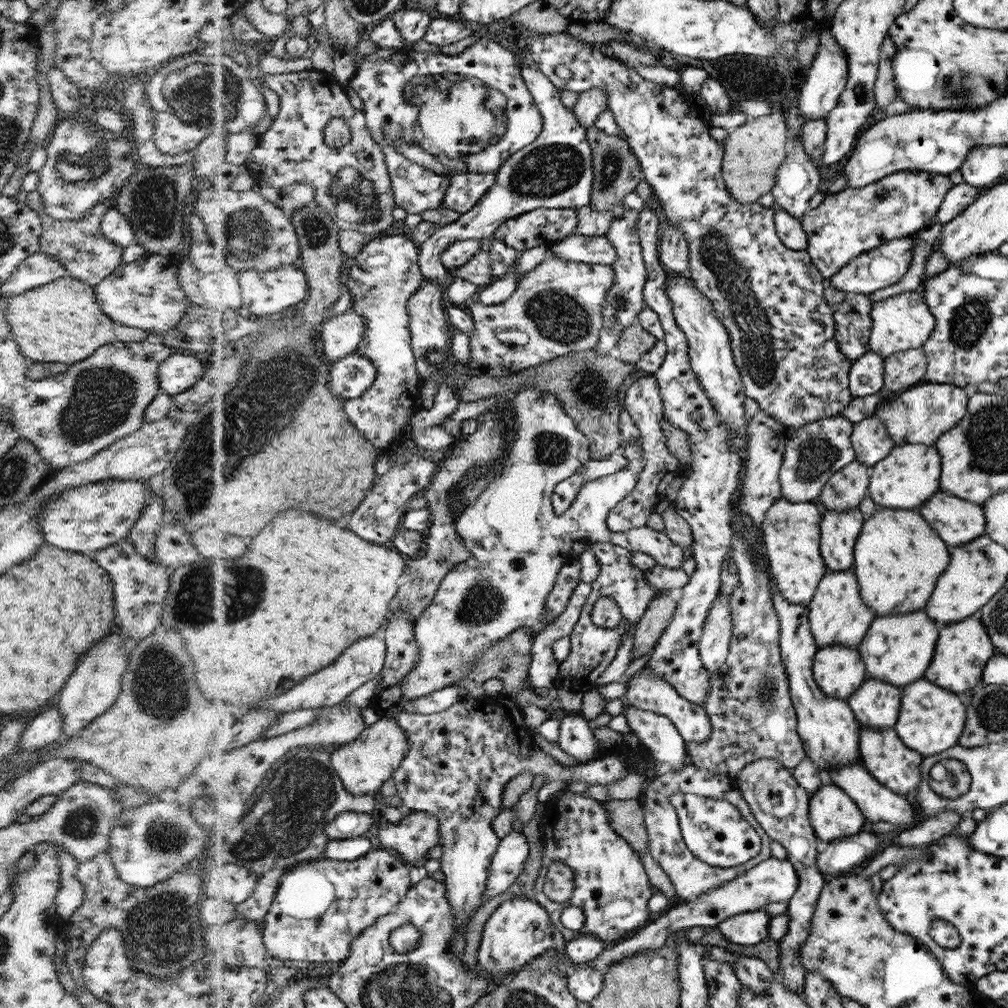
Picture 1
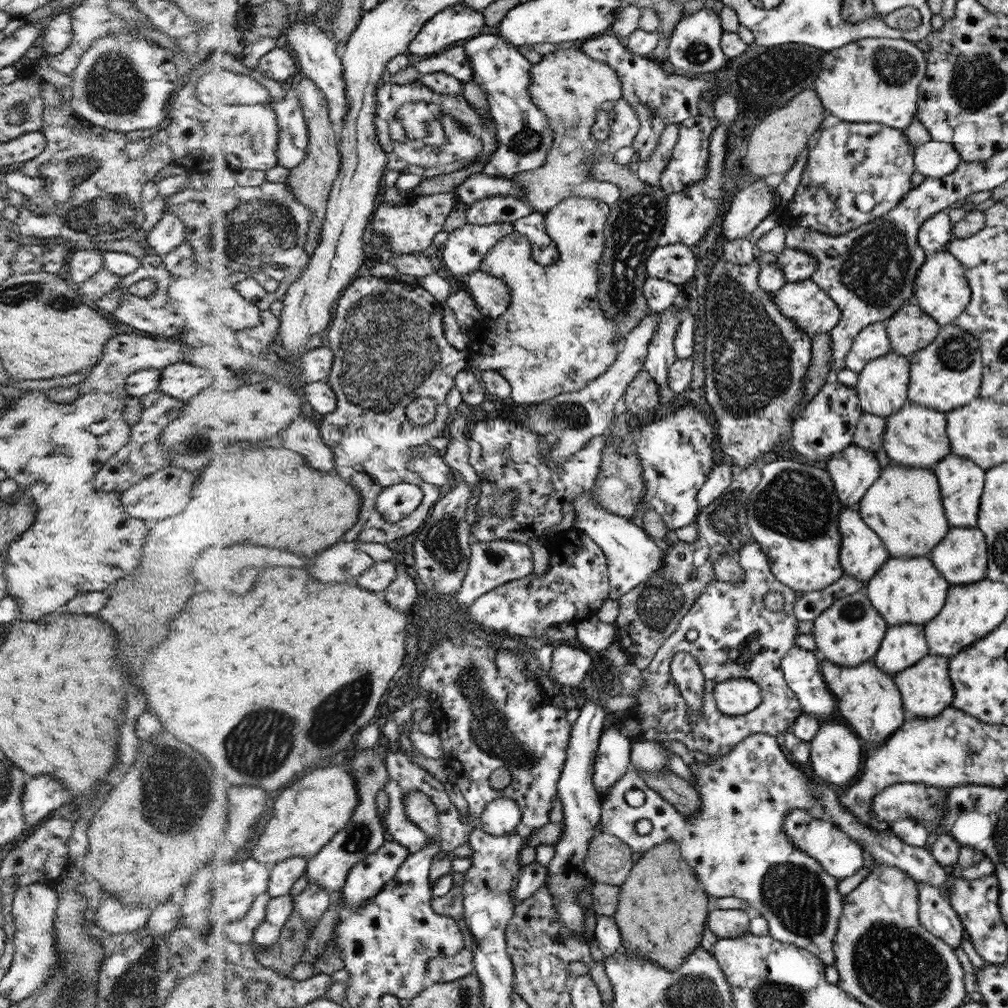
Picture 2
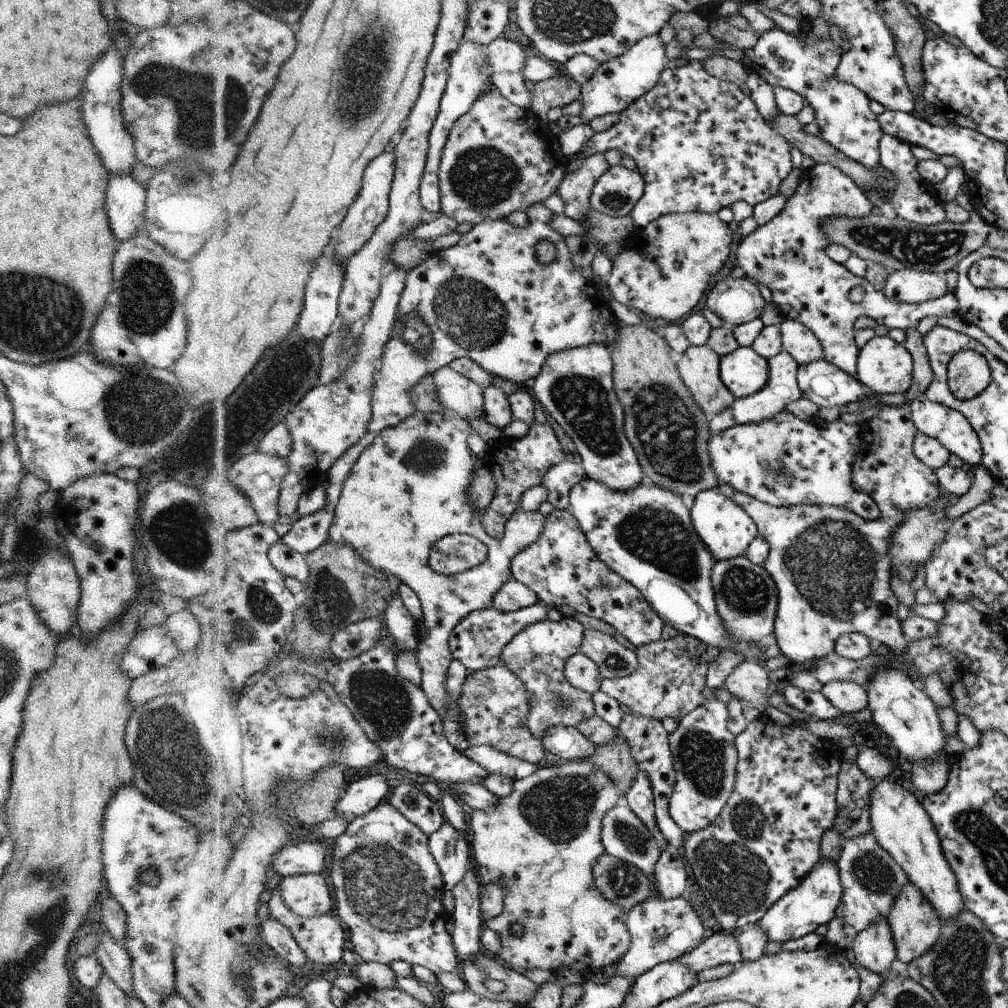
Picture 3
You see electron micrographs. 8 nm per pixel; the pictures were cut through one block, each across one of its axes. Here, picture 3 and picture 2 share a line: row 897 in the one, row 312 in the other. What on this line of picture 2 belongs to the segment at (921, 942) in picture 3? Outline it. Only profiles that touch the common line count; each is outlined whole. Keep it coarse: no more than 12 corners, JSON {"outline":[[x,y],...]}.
{"outline":[[912,300],[886,320],[893,352],[909,357],[940,324]]}

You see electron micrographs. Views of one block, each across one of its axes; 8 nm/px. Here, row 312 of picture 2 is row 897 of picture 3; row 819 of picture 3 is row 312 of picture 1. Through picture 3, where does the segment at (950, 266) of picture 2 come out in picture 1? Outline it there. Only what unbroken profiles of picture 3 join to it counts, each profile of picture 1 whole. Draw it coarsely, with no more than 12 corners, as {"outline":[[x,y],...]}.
{"outline":[[915,290],[874,302],[870,351],[920,348],[937,326]]}

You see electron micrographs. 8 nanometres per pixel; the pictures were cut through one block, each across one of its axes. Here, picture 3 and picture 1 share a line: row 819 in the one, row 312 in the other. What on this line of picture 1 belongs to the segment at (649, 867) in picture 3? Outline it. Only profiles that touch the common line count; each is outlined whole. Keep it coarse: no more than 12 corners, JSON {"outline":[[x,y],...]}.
{"outline":[[630,192],[605,235],[617,249],[616,282],[593,348],[613,353],[638,324],[649,278],[637,230],[645,201]]}

